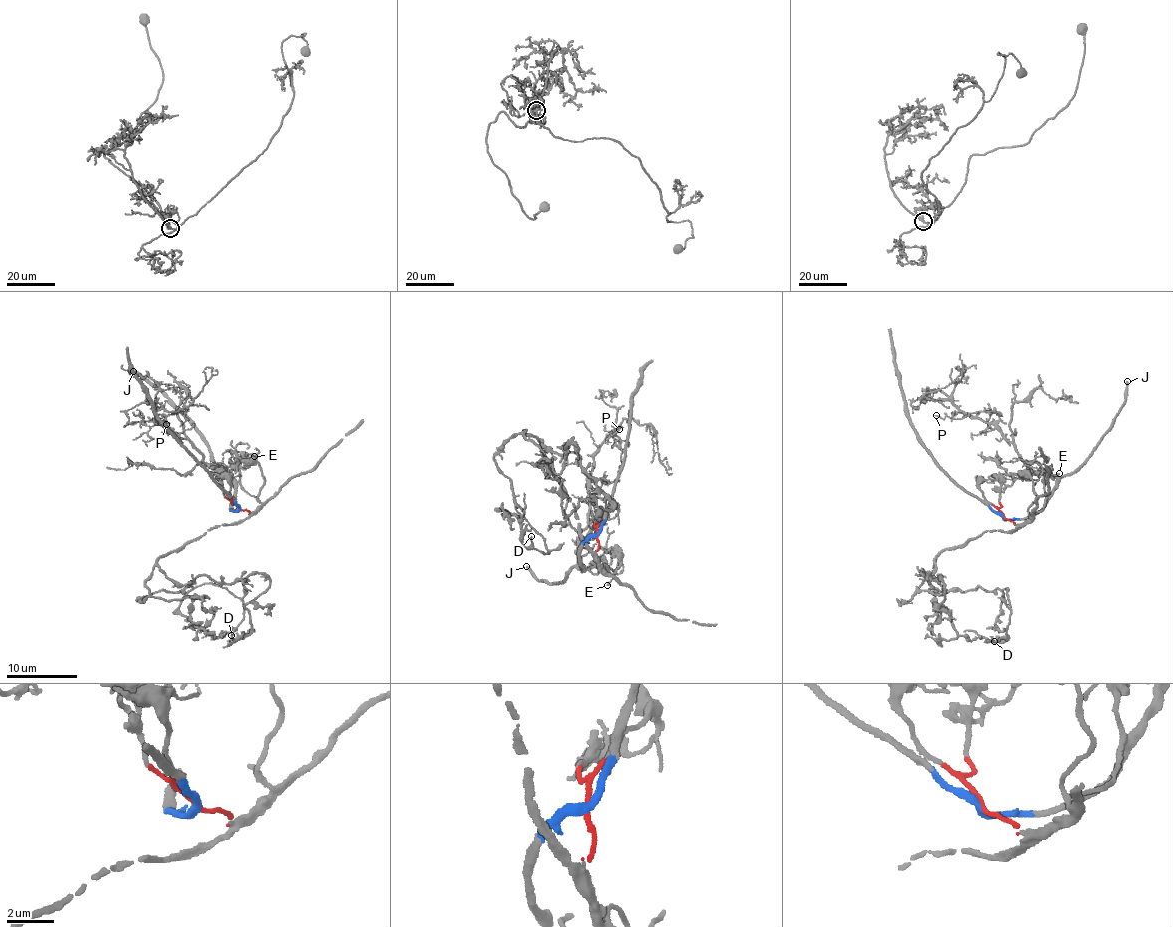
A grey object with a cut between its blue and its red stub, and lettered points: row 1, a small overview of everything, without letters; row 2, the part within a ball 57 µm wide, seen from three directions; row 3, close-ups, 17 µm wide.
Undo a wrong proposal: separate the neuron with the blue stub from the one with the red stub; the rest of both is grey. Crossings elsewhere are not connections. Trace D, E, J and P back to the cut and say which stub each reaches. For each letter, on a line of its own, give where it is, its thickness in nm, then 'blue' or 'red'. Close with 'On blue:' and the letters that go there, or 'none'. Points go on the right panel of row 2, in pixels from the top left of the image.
D: at (994, 641); 110 nm thick; red
E: at (1059, 473); 140 nm thick; blue
J: at (1127, 381); 220 nm thick; blue
P: at (936, 415); 120 nm thick; blue
On blue: E, J, P

